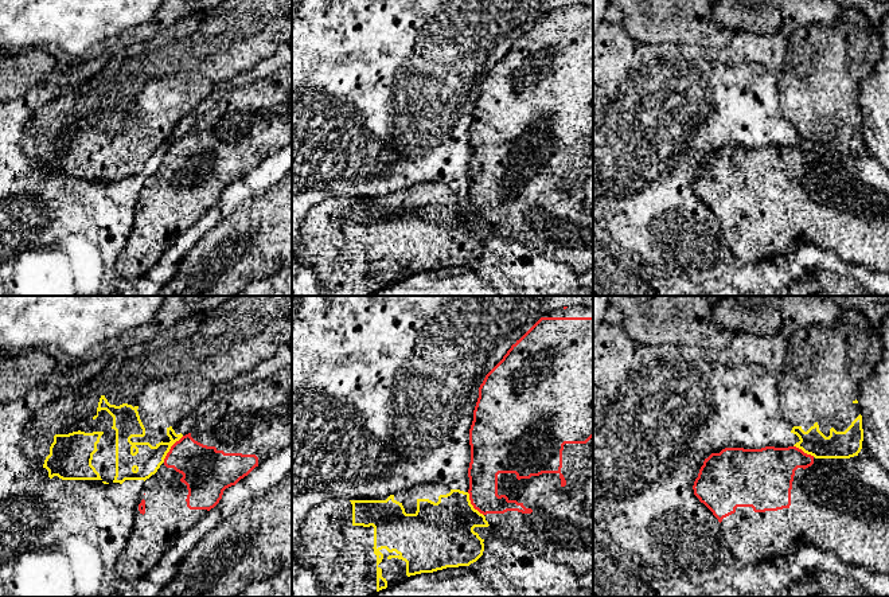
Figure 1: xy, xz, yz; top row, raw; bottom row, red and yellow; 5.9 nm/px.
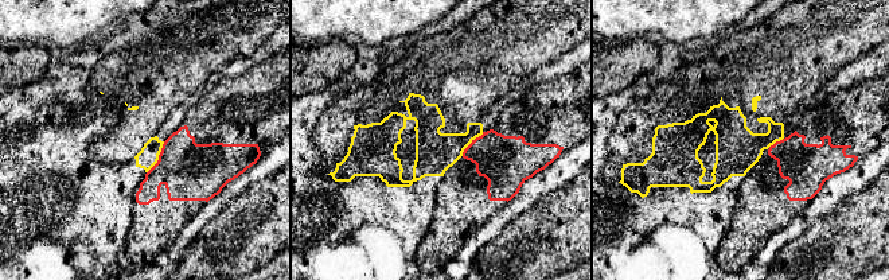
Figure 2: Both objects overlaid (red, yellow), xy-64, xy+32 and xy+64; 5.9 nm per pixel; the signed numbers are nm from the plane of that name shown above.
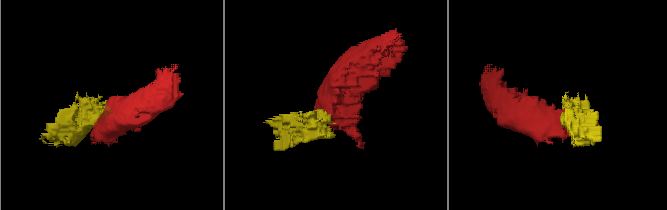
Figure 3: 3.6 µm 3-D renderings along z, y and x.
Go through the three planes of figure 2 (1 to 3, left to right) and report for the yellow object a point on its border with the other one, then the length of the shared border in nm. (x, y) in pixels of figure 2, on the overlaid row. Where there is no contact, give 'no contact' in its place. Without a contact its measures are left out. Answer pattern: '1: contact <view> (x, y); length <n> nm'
1: contact xy-64 (159, 158); length 220 nm
2: contact xy+32 (471, 143); length 190 nm
3: contact xy+64 (776, 142); length 110 nm

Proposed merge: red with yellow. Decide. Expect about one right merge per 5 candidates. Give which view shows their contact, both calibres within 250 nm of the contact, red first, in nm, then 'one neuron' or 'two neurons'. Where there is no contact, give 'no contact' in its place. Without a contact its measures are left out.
contact in xy; calibres 280 and 170 nm; two neurons

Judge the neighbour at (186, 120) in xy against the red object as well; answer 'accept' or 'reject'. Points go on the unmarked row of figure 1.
reject

